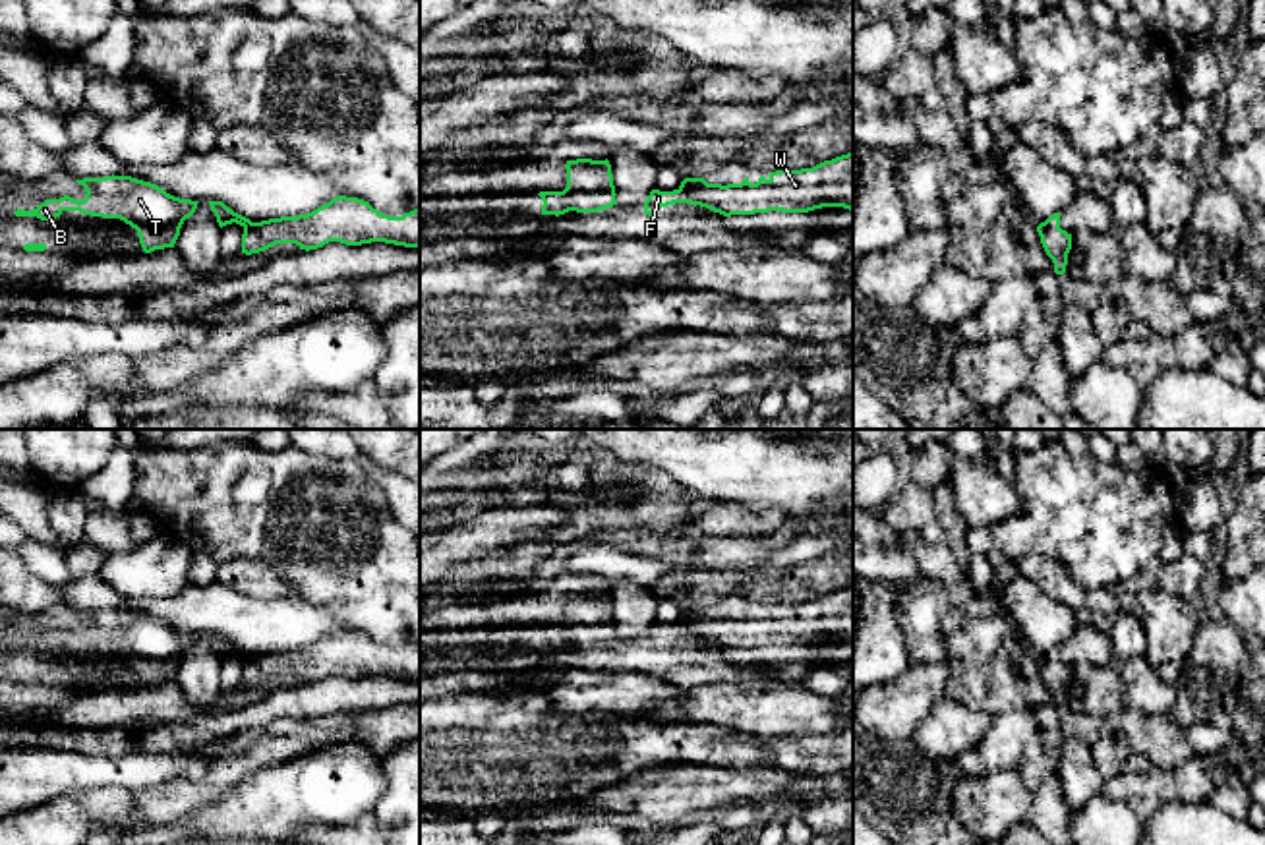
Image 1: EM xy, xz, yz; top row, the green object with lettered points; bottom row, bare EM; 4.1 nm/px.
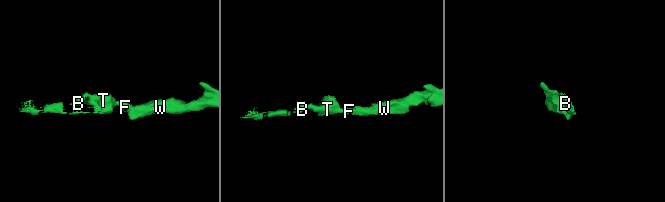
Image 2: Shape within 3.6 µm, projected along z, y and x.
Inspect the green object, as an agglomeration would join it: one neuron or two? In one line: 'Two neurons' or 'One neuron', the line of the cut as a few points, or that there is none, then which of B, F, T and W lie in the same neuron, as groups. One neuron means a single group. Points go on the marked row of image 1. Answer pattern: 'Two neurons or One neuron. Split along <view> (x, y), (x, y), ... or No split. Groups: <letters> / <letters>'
Two neurons. Split along xz (679, 188), (683, 202). Groups: B F T / W

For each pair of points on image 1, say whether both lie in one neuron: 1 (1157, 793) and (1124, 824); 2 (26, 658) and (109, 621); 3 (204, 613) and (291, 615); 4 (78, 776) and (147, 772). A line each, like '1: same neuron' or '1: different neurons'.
1: different neurons
2: same neuron
3: same neuron
4: same neuron

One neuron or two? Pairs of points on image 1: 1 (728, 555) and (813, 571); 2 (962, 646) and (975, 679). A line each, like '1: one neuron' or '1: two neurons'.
1: two neurons
2: one neuron

